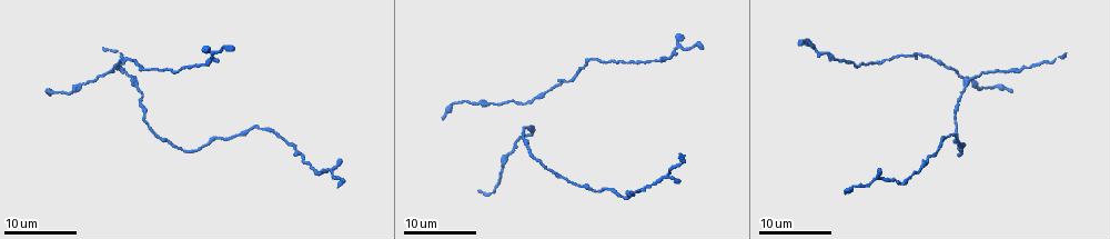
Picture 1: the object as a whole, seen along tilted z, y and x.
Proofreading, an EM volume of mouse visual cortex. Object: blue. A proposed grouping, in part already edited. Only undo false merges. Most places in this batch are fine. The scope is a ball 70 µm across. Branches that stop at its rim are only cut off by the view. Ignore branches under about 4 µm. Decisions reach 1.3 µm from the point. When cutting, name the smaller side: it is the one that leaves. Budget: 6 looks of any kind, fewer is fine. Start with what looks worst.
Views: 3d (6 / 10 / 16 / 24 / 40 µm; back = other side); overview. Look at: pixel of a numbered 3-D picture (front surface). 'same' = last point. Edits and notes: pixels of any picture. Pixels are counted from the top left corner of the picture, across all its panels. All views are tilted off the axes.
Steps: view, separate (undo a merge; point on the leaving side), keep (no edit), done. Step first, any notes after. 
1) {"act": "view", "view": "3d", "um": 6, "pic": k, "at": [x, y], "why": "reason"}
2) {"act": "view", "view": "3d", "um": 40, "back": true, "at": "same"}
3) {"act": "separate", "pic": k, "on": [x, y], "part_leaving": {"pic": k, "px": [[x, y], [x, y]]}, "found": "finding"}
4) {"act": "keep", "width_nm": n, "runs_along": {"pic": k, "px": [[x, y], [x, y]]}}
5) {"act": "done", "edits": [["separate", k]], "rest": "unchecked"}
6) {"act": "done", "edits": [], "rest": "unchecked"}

{"act": "view", "view": "3d", "um": 16, "pic": 1, "at": [1021, 67], "why": "thick turns thin"}

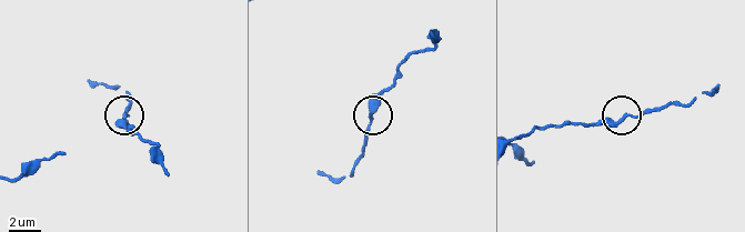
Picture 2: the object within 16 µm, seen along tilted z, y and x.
{"act": "view", "view": "3d", "um": 10, "pic": 2, "at": [623, 119]}

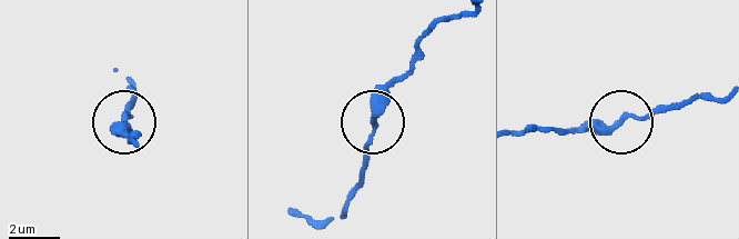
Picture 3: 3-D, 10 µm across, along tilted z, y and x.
{"act": "keep", "runs_along": {"pic": 3, "px": [[518, 130], [606, 129], [677, 107]]}, "found": "all the same cell"}

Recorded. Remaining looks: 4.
{"act": "view", "view": "3d", "um": 16, "pic": 1, "at": [476, 102], "why": "sudden change in width"}

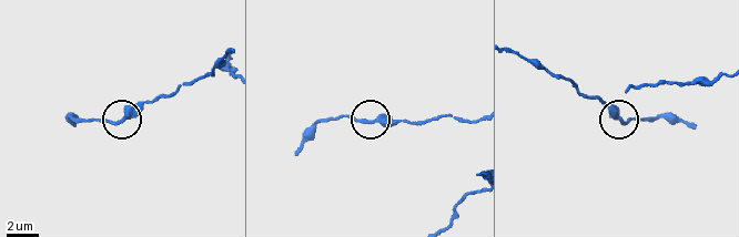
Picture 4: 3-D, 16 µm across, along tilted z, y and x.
{"act": "view", "view": "3d", "um": 6, "pic": 4, "at": [620, 119]}

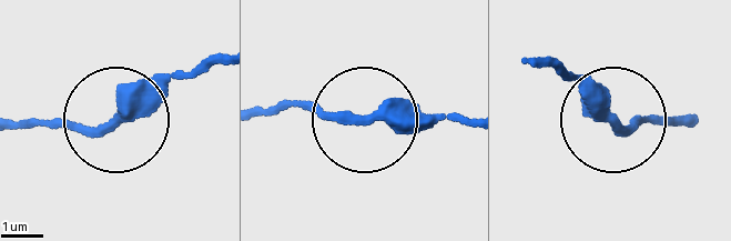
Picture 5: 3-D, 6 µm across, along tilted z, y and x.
{"act": "keep", "found": "continuous, no second cell"}

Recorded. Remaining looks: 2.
{"act": "view", "view": "3d", "um": 24, "pic": 1, "at": [682, 45], "why": "three-way junction"}

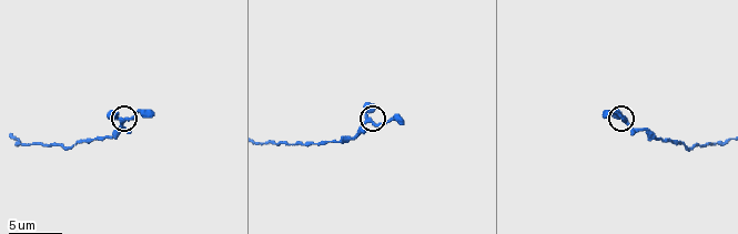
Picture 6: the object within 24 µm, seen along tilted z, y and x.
{"act": "view", "view": "3d", "um": 10, "pic": 6, "at": [126, 121]}

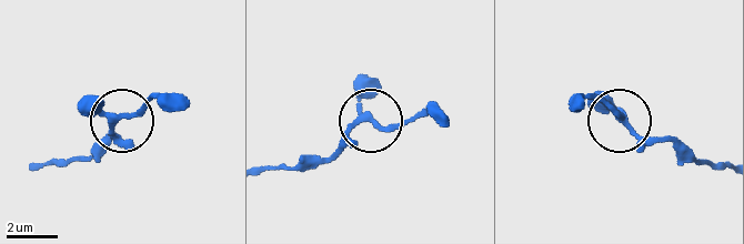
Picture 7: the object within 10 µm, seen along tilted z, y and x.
{"act": "keep", "width_nm": 190, "runs_along": {"pic": 7, "px": [[722, 166], [690, 161], [579, 95]]}, "found": "all the same cell"}

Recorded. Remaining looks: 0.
{"act": "done", "edits": [], "rest": "unchecked"}

